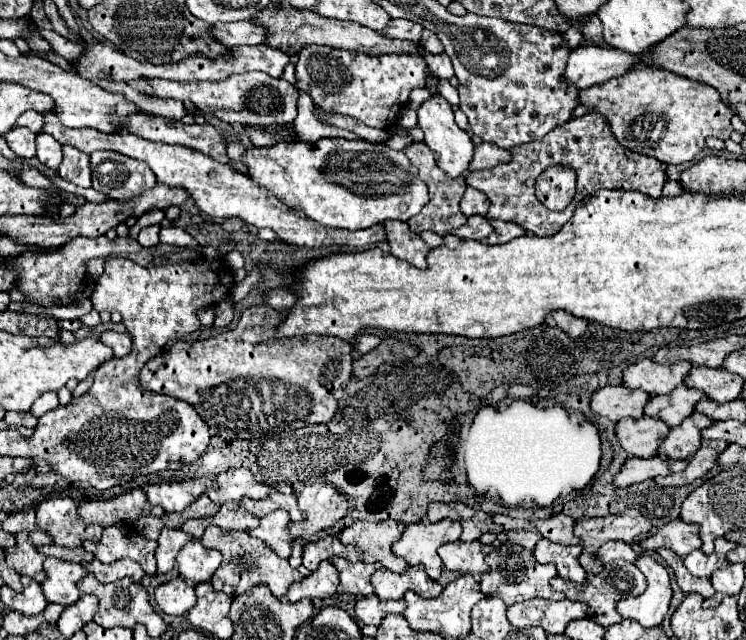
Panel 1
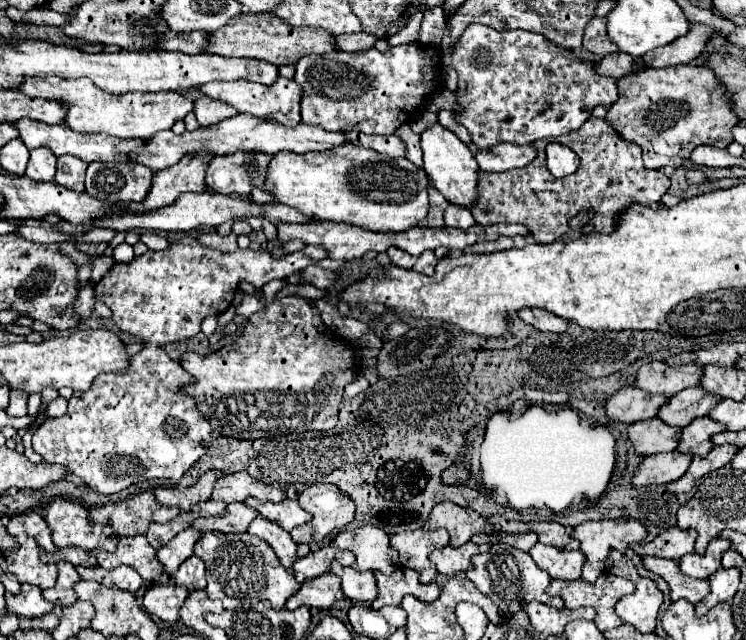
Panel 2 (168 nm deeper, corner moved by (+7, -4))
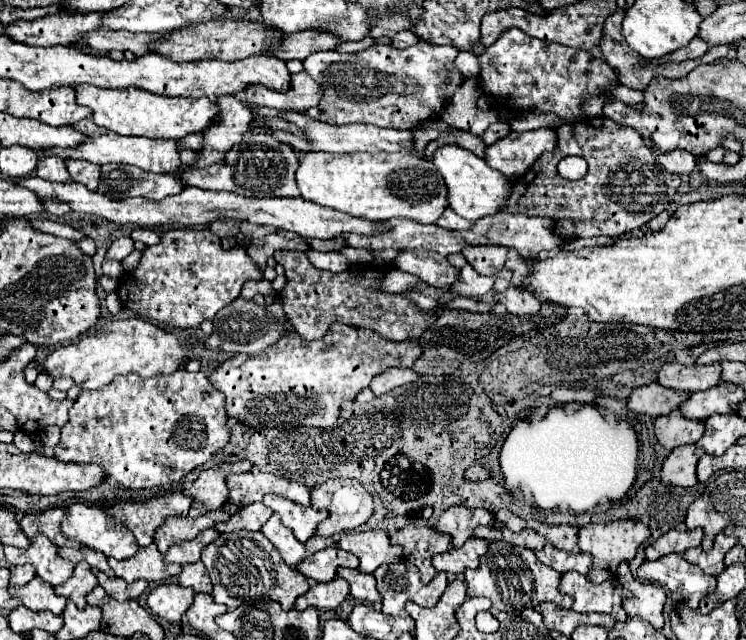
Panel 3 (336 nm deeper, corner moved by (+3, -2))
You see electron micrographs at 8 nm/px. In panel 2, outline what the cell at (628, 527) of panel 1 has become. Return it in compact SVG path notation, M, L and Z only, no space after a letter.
M605 519L581 523L571 531L571 535L581 543L581 551L587 557L581 579L595 583L595 579L605 569L609 549L623 553L631 543L643 541L647 537L647 529L635 519Z

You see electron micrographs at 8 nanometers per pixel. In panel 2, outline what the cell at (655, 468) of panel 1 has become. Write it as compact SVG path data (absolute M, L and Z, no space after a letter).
M677 451L671 453L659 453L659 455L649 455L645 457L637 471L631 477L633 487L643 487L643 485L663 485L679 479L691 463L691 455L683 455Z

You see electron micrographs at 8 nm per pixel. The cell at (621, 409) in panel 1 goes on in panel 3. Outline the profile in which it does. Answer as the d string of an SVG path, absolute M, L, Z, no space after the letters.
M651 383L651 385L633 389L627 405L635 413L647 413L651 417L659 417L659 415L671 413L681 403L685 403L687 395L691 395L691 393L675 391L675 389L667 389L659 383Z

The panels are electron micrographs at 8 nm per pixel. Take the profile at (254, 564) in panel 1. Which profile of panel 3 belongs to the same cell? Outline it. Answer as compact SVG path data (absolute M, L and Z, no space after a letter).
M231 531L203 549L201 561L213 581L215 603L235 609L239 605L253 605L257 601L277 601L285 611L293 609L299 595L309 591L309 581L297 569L289 567L279 551L269 543L261 531Z

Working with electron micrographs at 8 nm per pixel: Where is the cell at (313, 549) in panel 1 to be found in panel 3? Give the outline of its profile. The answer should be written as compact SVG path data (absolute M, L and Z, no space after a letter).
M329 547L323 551L317 551L303 559L297 569L303 573L307 579L313 579L317 583L327 583L337 577L339 567L357 567L359 559L339 547Z

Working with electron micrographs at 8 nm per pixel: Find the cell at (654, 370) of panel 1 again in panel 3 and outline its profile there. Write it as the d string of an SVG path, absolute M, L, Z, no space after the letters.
M665 363L659 371L659 383L663 387L679 389L679 391L701 391L721 383L721 363L711 365L681 365L681 363Z

